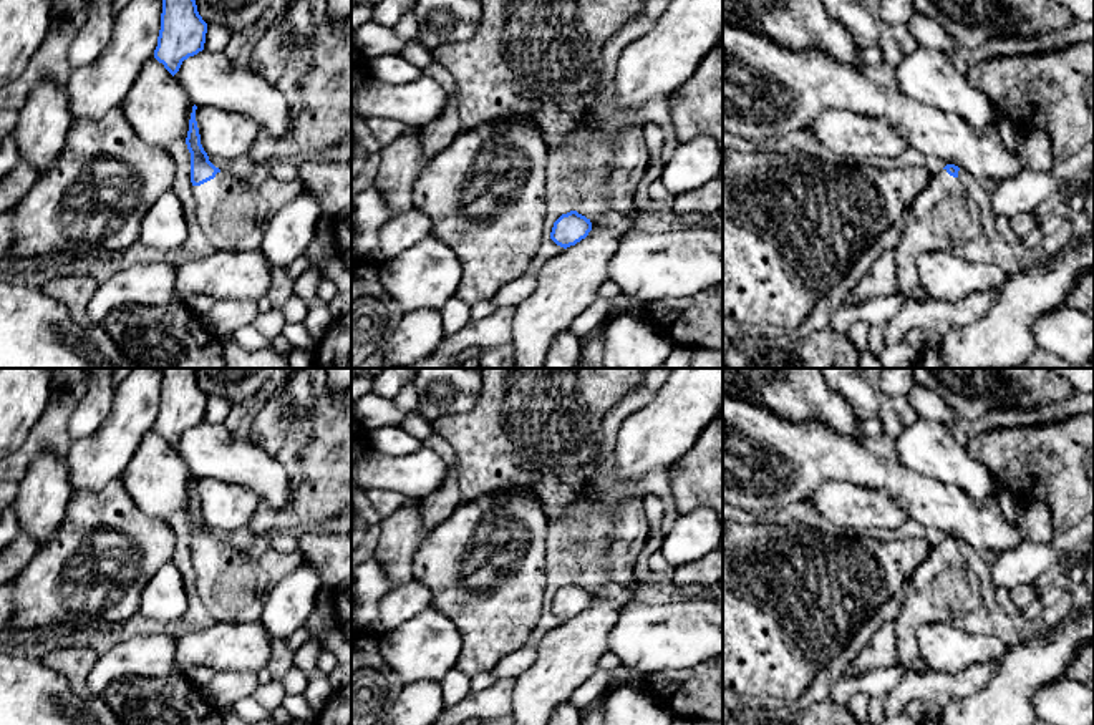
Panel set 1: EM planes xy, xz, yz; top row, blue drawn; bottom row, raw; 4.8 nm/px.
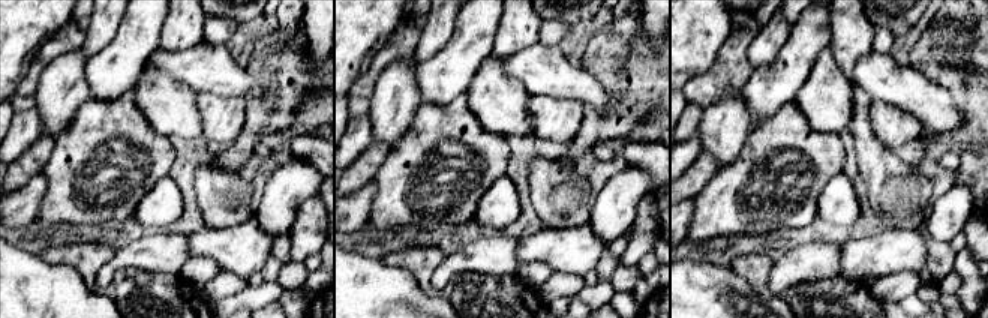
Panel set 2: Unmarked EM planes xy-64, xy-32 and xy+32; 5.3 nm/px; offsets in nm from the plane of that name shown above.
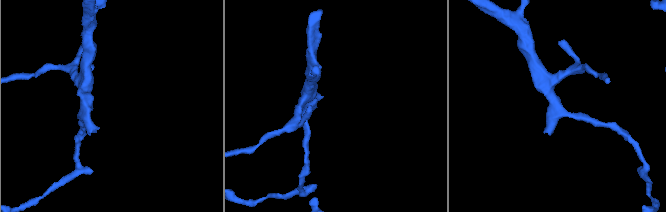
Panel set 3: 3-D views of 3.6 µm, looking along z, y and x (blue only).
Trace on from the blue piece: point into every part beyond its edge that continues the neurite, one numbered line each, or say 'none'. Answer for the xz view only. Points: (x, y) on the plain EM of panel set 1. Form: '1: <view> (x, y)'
none

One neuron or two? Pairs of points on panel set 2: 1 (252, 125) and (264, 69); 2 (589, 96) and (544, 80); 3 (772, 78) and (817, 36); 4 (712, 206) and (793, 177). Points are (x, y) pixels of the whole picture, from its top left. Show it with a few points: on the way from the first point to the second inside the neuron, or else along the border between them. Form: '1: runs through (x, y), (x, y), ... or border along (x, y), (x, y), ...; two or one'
1: runs through (266, 111), (269, 108), (269, 83); one
2: runs through (579, 86), (555, 80); one
3: runs through (783, 69), (807, 45); one
4: runs through (732, 203), (774, 183); one

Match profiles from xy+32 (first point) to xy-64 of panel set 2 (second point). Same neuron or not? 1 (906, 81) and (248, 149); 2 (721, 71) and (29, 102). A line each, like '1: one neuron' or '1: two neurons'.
1: two neurons
2: two neurons

